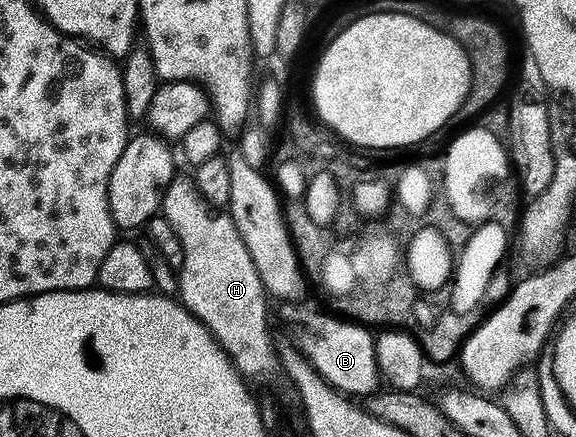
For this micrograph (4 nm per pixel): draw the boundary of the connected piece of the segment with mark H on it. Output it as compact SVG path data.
M174 177L164 192L160 214L172 226L184 249L184 262L177 273L177 295L187 310L214 335L243 377L250 382L262 380L280 368L280 356L270 337L270 320L266 317L268 292L262 287L231 217L224 212L212 212L191 177Z

